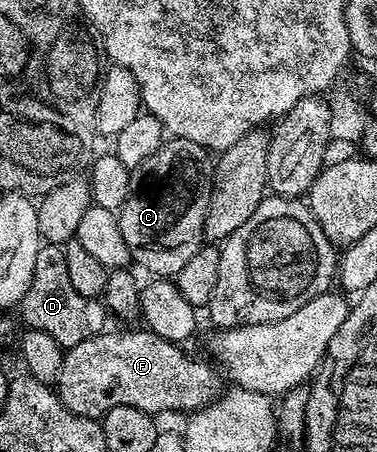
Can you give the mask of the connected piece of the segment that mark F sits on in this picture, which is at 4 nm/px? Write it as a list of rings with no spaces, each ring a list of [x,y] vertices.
[[[106,330],[87,338],[87,342],[79,342],[79,346],[64,349],[55,381],[61,405],[86,420],[97,420],[115,406],[135,406],[135,410],[150,414],[192,414],[221,395],[222,373],[208,359],[196,360],[181,349],[184,347],[180,343],[159,338],[159,334],[148,330],[140,331]]]

